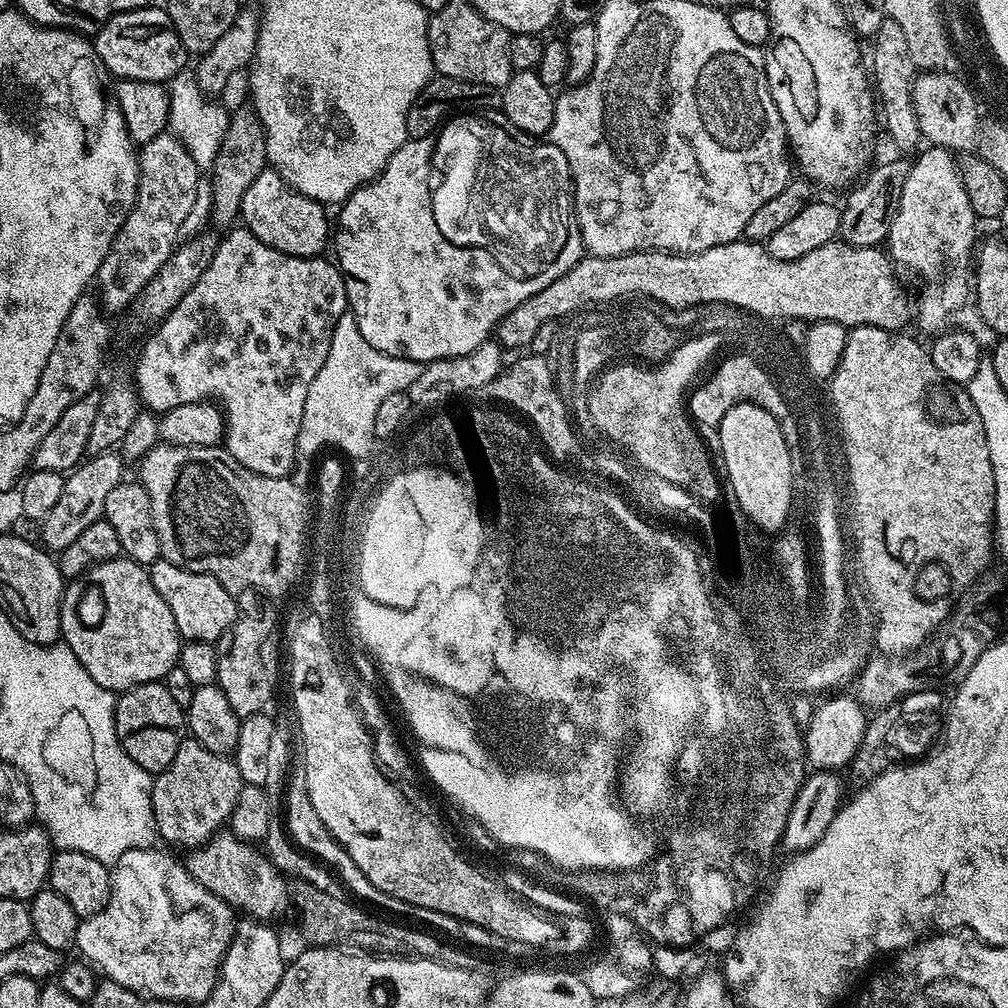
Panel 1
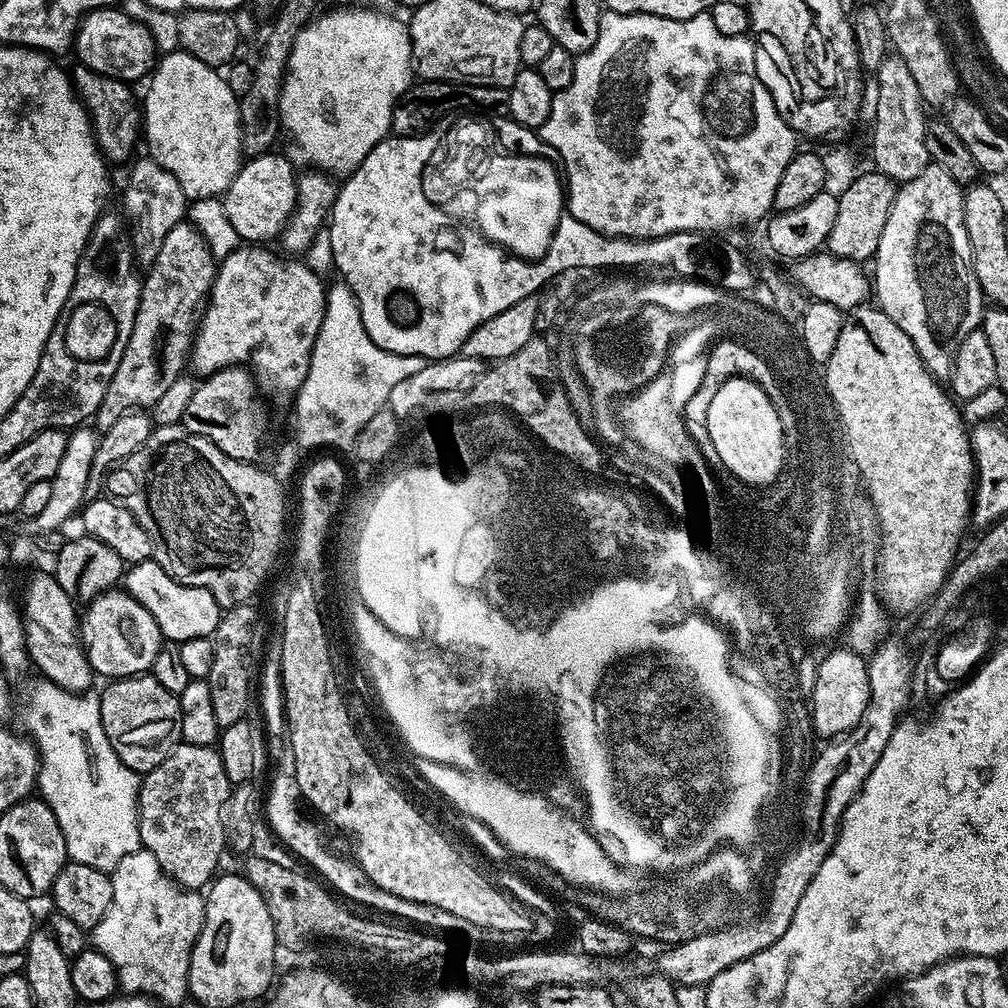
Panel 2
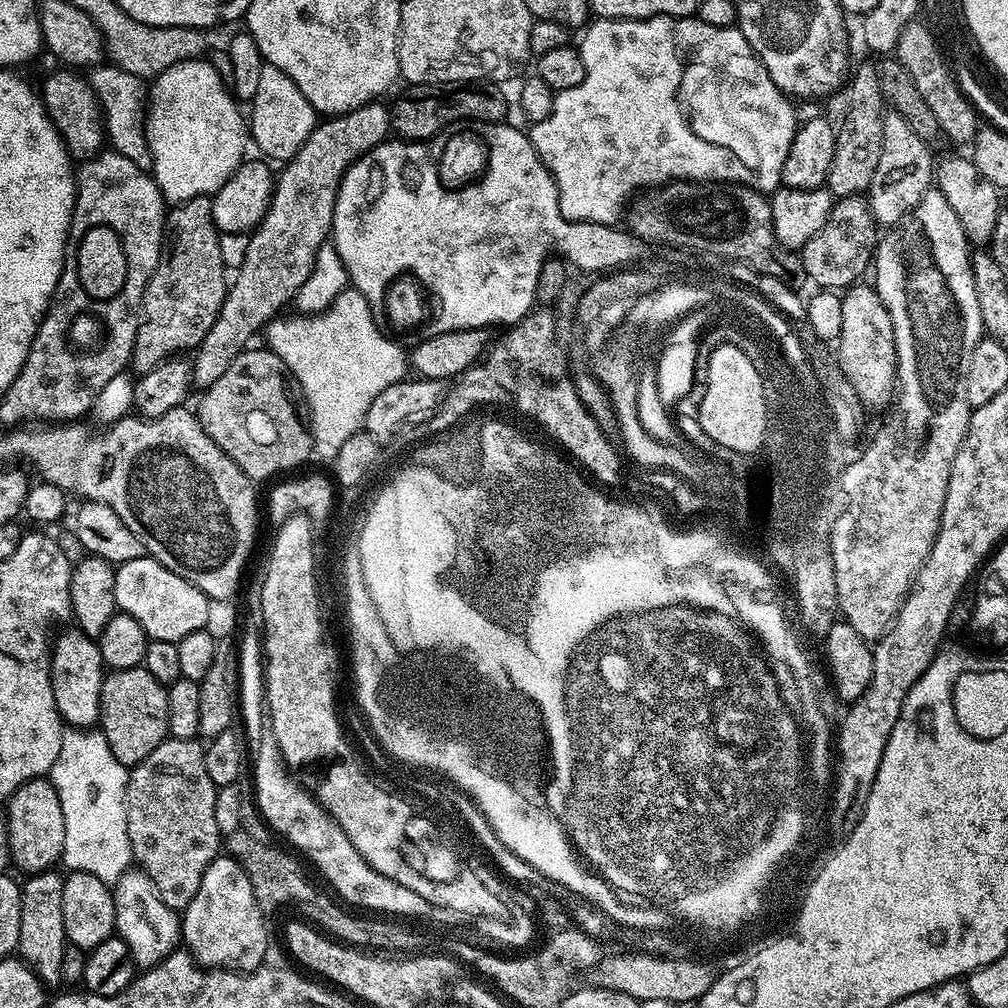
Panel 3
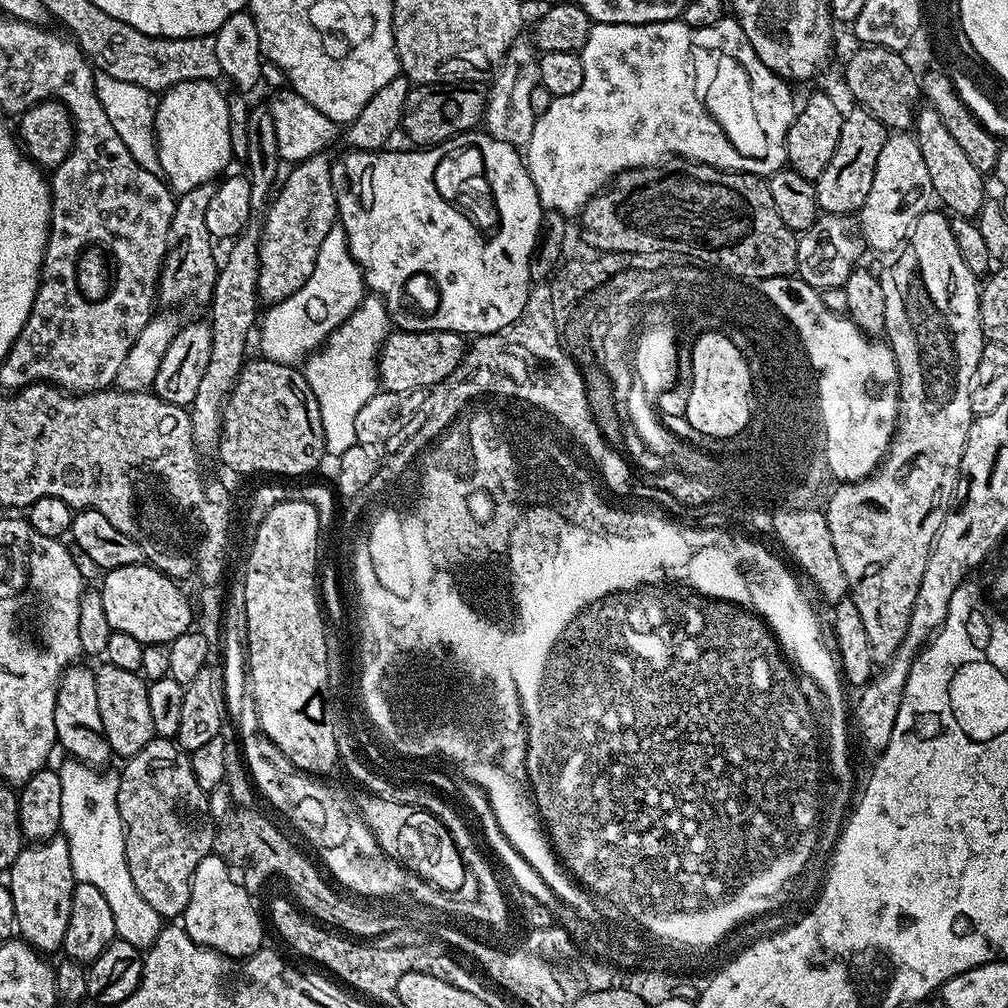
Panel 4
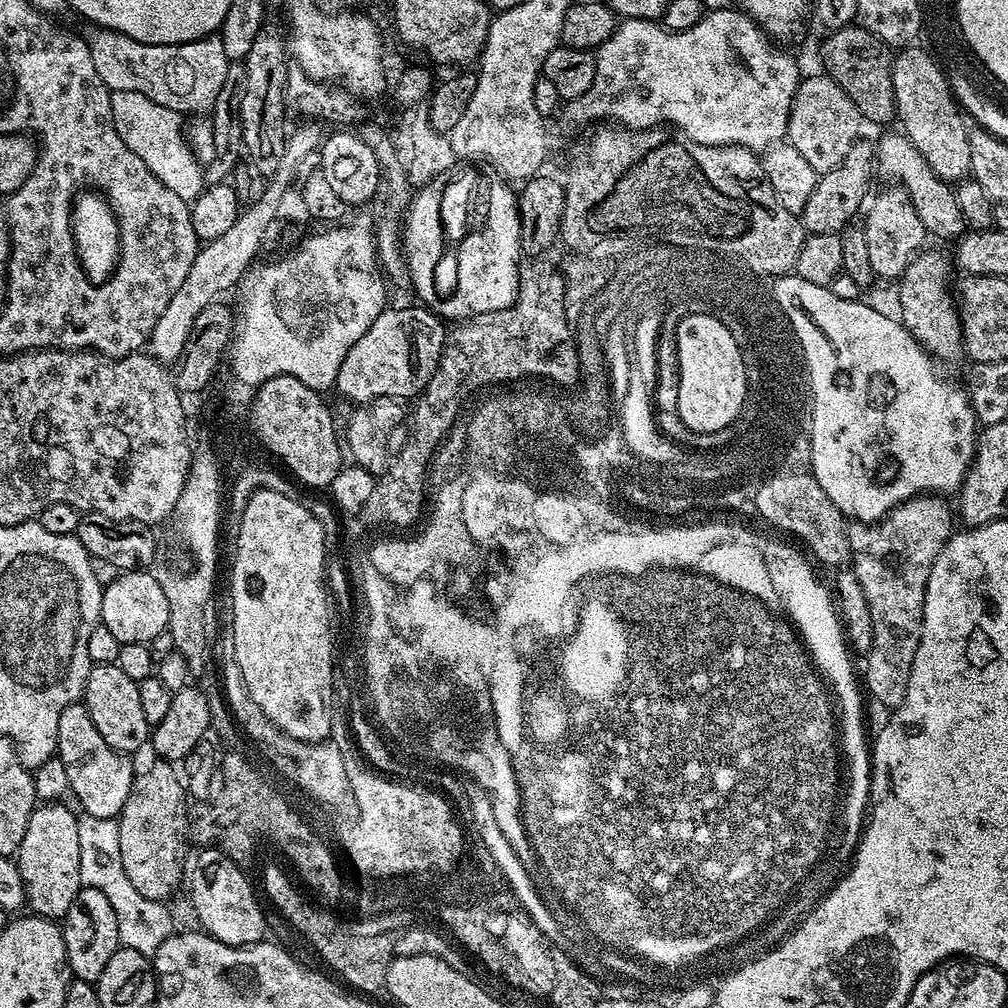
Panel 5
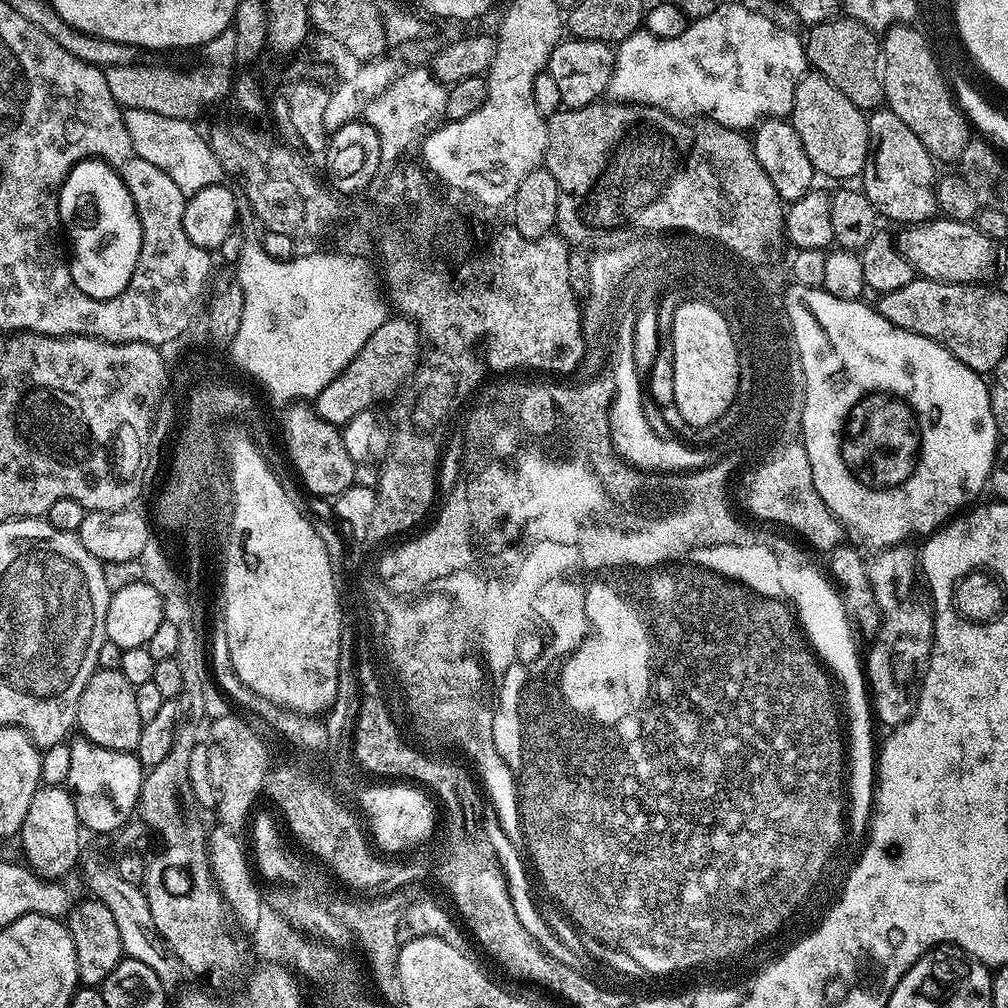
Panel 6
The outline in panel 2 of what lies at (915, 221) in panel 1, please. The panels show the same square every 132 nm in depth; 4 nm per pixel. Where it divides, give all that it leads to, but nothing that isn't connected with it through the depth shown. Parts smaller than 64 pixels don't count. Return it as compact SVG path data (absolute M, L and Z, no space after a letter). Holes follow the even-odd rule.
M927 164L918 178L897 187L874 257L875 303L914 342L922 362L936 378L951 373L956 347L966 334L981 327L986 311L984 292L974 274L970 238L966 238L964 194L962 185L942 166Z

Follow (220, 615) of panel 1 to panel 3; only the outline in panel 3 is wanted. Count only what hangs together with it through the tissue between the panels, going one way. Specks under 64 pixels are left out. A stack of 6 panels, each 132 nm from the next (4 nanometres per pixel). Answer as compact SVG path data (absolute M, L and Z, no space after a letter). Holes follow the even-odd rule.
M142 555L116 568L114 582L117 609L134 618L142 626L144 635L153 640L181 640L206 626L209 598L186 578L178 578L174 570L166 570L154 557Z

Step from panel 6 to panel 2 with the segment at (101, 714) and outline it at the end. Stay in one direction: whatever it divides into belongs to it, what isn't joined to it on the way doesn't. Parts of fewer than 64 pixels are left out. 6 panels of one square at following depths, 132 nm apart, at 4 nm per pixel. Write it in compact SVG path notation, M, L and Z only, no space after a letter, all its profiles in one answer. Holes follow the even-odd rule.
M151 674L113 679L99 693L102 730L110 738L114 754L130 770L138 773L154 770L181 743L182 710L180 698L165 690Z

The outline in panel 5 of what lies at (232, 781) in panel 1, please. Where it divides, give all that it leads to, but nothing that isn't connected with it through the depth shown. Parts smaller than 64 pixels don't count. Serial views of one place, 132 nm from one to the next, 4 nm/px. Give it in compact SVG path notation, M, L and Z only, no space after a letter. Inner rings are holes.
M156 762L141 776L139 773L118 817L122 870L126 870L126 878L130 878L142 898L161 902L169 899L167 896L179 886L183 876L185 879L184 851L190 847L189 801L181 773L172 768L175 767L171 763Z

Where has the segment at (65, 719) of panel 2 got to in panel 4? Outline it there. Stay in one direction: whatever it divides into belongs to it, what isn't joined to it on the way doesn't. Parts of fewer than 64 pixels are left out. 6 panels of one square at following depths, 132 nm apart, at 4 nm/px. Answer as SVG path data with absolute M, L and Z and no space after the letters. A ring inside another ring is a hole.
M71 758L65 759L64 765L59 765L58 771L62 778L62 822L60 823L60 832L65 840L68 841L70 846L70 862L72 863L72 869L76 875L77 881L82 884L89 884L99 890L101 894L106 898L106 903L110 906L110 911L114 913L114 926L116 927L116 935L121 940L130 942L130 946L139 948L141 950L147 950L151 948L153 942L158 938L162 927L162 918L154 910L154 906L150 906L150 902L146 902L138 894L138 890L134 886L134 878L130 878L130 866L126 862L126 850L124 849L124 823L120 817L120 811L118 810L118 782L120 781L119 775L115 771L104 772L108 770L101 770L99 767L91 764L84 763L83 760L74 760Z

